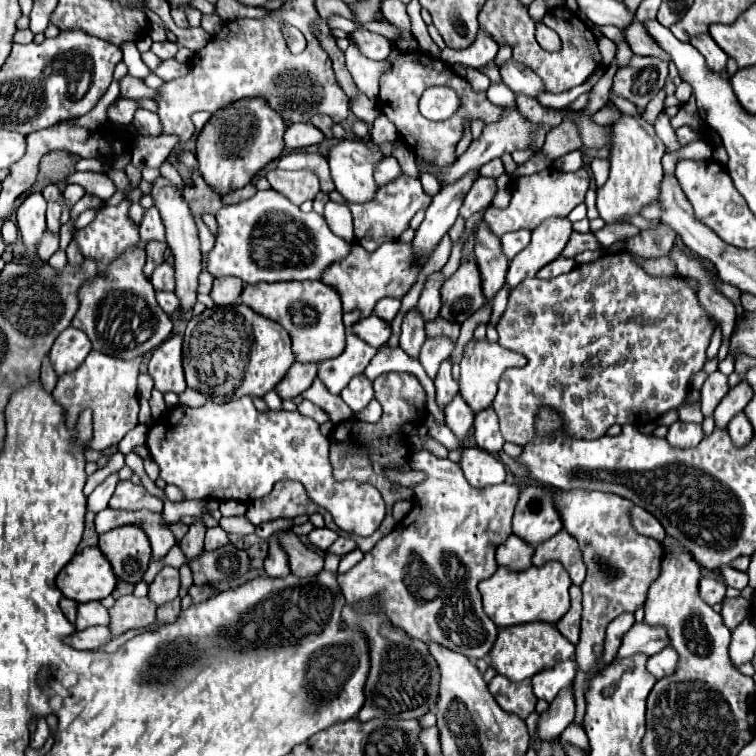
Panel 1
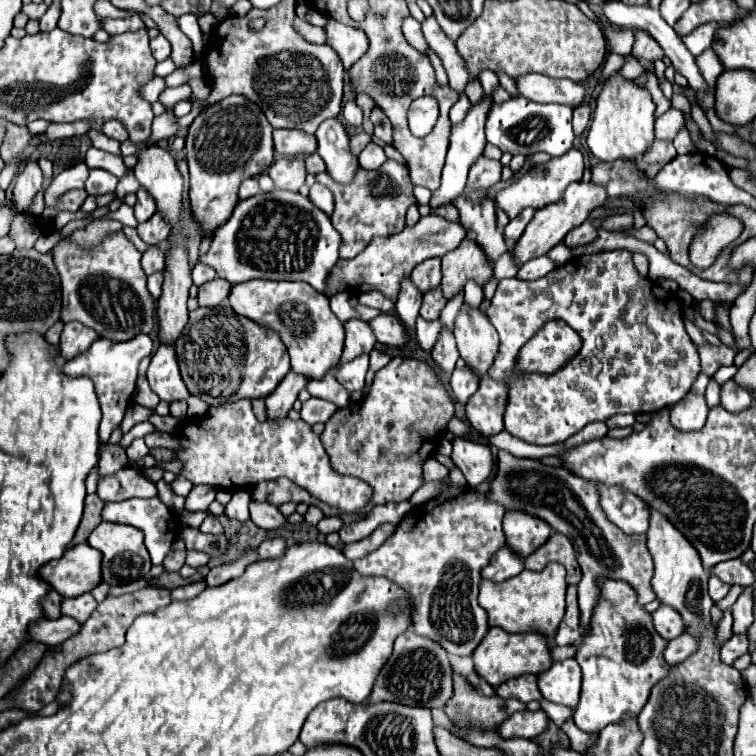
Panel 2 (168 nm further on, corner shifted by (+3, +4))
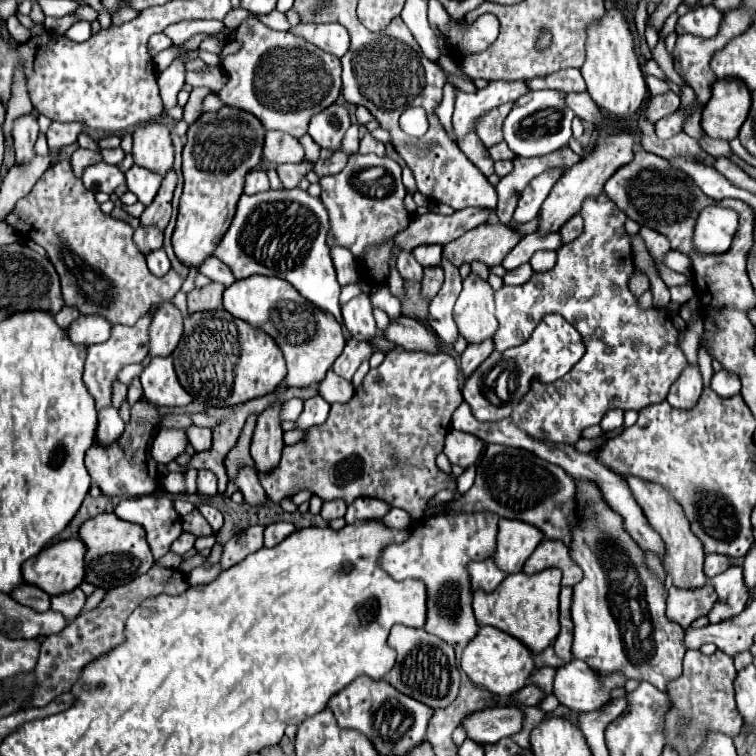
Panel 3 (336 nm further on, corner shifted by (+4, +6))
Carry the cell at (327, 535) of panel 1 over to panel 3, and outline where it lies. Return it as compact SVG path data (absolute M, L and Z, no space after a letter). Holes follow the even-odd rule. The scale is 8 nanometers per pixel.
M341 500L323 502L323 508L321 508L321 516L323 516L325 520L341 518L341 516L345 516L345 508L347 508L347 504L345 504L345 502L341 502Z

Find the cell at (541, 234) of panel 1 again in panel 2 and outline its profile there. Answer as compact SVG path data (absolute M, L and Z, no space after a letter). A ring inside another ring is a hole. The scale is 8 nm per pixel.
M574 182L574 184L570 184L570 188L566 188L564 198L562 198L560 202L550 204L550 206L546 206L546 208L542 208L542 210L536 210L536 214L534 214L534 218L530 220L530 224L526 226L522 238L520 238L520 240L516 242L516 246L512 248L512 256L514 256L516 264L522 266L522 264L528 262L530 258L538 258L538 256L548 254L556 244L560 244L560 242L564 240L564 236L566 236L572 228L580 226L580 224L588 218L590 210L594 210L596 206L602 206L604 200L606 200L606 192L604 192L602 186L596 186L596 184L592 184L592 182L588 182L588 184L586 184L586 182Z

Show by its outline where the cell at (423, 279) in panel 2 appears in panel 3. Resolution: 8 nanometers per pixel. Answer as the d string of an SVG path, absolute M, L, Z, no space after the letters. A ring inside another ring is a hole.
M417 246L417 250L413 250L413 254L421 262L421 266L429 268L429 266L441 264L441 250L443 250L443 246Z

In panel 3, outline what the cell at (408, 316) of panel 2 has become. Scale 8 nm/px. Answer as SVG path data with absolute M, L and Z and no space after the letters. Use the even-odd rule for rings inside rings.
M413 252L399 254L397 268L405 280L421 280L423 278L423 266L413 258Z

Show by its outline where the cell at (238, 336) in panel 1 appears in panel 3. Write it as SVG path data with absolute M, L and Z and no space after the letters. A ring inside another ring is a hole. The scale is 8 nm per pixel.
M225 310L189 314L185 318L185 332L181 336L181 342L171 356L173 356L177 378L179 378L181 386L185 386L185 390L189 390L189 394L197 402L201 402L205 406L213 406L213 408L237 406L237 404L249 402L253 398L271 394L279 388L279 384L283 382L283 378L287 374L285 358L283 358L279 346L273 342L273 338L269 338L269 334L265 334L263 330L257 330L257 328L245 324L243 320L233 318Z

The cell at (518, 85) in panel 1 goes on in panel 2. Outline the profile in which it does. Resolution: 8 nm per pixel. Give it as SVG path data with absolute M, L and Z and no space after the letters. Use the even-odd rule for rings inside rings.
M534 72L526 76L518 76L518 80L514 82L516 82L518 94L526 96L528 100L568 104L572 108L584 100L584 88L572 80L550 78Z

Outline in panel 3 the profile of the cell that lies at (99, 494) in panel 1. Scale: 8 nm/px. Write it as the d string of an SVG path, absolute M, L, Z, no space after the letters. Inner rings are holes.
M109 406L105 410L99 410L99 426L97 426L97 440L101 444L115 442L125 428L125 422L121 420L117 408Z

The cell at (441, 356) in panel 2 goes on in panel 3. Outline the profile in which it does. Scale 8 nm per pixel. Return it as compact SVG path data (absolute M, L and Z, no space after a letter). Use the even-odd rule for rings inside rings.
M441 262L443 270L445 270L445 282L441 292L433 298L431 306L429 306L429 326L435 330L435 334L441 338L441 342L447 348L453 348L453 342L457 340L457 324L453 320L453 306L455 300L461 292L461 276L459 276L459 268L453 266L451 262Z

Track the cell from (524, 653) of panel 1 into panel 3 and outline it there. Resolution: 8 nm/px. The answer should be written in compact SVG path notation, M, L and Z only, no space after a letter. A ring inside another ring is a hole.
M483 626L479 628L477 636L465 646L461 668L475 686L481 686L497 696L511 696L527 684L529 674L535 670L535 662L533 654L517 638L505 634L503 630Z

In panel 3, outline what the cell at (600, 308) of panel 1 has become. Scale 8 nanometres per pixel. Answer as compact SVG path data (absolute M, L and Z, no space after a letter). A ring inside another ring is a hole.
M599 194L597 198L587 198L579 214L585 222L585 228L573 242L563 244L561 250L557 250L557 264L551 270L535 274L535 282L529 280L523 286L503 286L495 292L499 320L499 330L493 336L495 350L503 352L515 344L525 342L531 330L541 322L547 312L563 312L563 318L573 324L573 328L579 330L583 338L585 354L579 364L575 364L571 372L567 372L567 376L559 378L553 384L535 382L511 414L513 424L517 424L529 436L563 444L575 444L581 438L581 432L593 424L599 424L605 412L611 408L641 410L649 404L663 402L667 398L669 386L679 378L681 370L687 366L687 358L677 346L679 332L671 324L671 316L667 314L667 310L641 310L637 306L637 298L627 286L629 278L635 272L631 238L625 232L627 216L605 194Z

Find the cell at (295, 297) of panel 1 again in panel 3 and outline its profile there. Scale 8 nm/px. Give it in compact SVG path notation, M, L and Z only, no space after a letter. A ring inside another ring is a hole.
M257 274L253 278L237 280L225 288L223 308L253 328L261 328L275 340L287 362L287 386L307 388L311 384L319 384L347 342L341 324L331 314L325 314L325 310L301 298L301 294L281 278Z

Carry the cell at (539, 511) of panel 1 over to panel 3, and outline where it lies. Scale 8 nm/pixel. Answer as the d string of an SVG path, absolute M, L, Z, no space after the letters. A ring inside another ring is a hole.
M499 520L497 550L493 560L505 574L521 572L525 560L533 554L537 544L543 540L541 530L521 520Z

